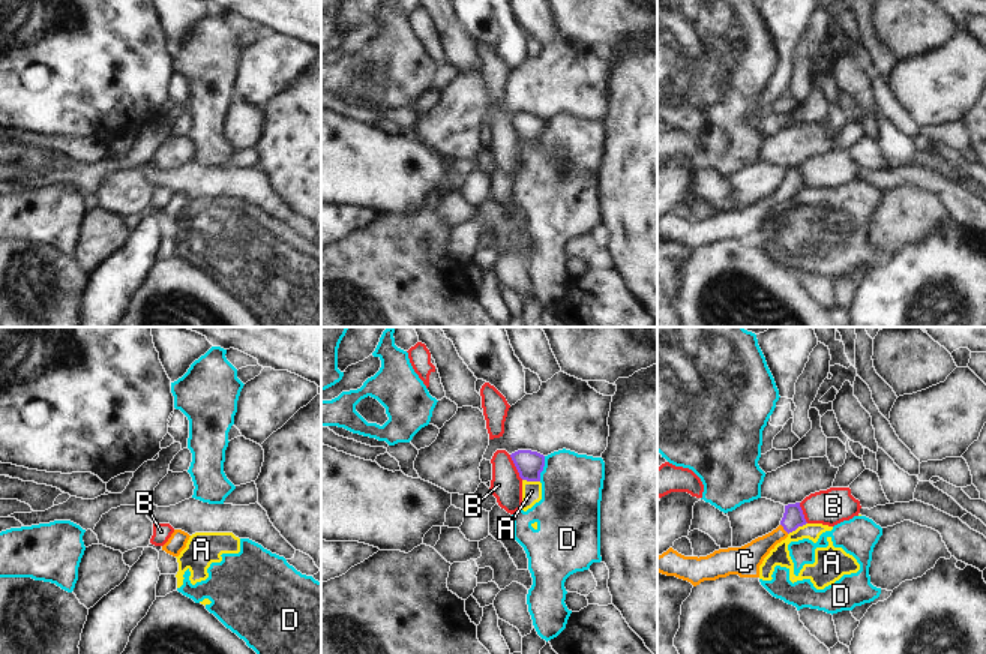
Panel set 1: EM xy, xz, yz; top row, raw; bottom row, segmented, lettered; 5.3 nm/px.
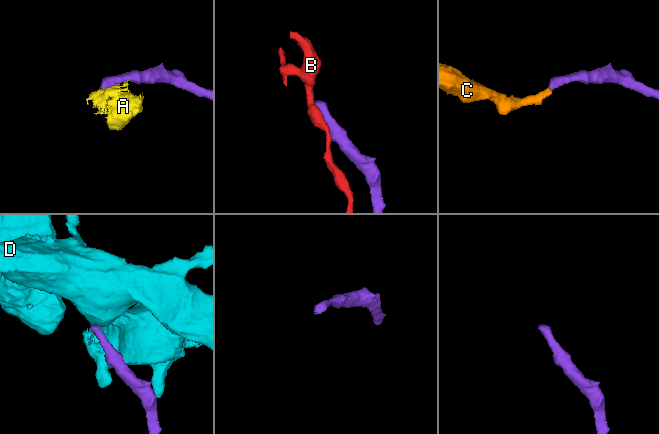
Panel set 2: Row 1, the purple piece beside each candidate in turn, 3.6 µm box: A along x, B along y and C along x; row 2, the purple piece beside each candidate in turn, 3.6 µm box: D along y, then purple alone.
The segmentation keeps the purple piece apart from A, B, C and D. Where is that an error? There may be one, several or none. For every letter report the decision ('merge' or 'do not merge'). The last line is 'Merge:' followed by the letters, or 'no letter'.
A: do not merge
B: do not merge
C: merge
D: do not merge
Merge: C

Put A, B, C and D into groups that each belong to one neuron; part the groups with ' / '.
A D / B / C

